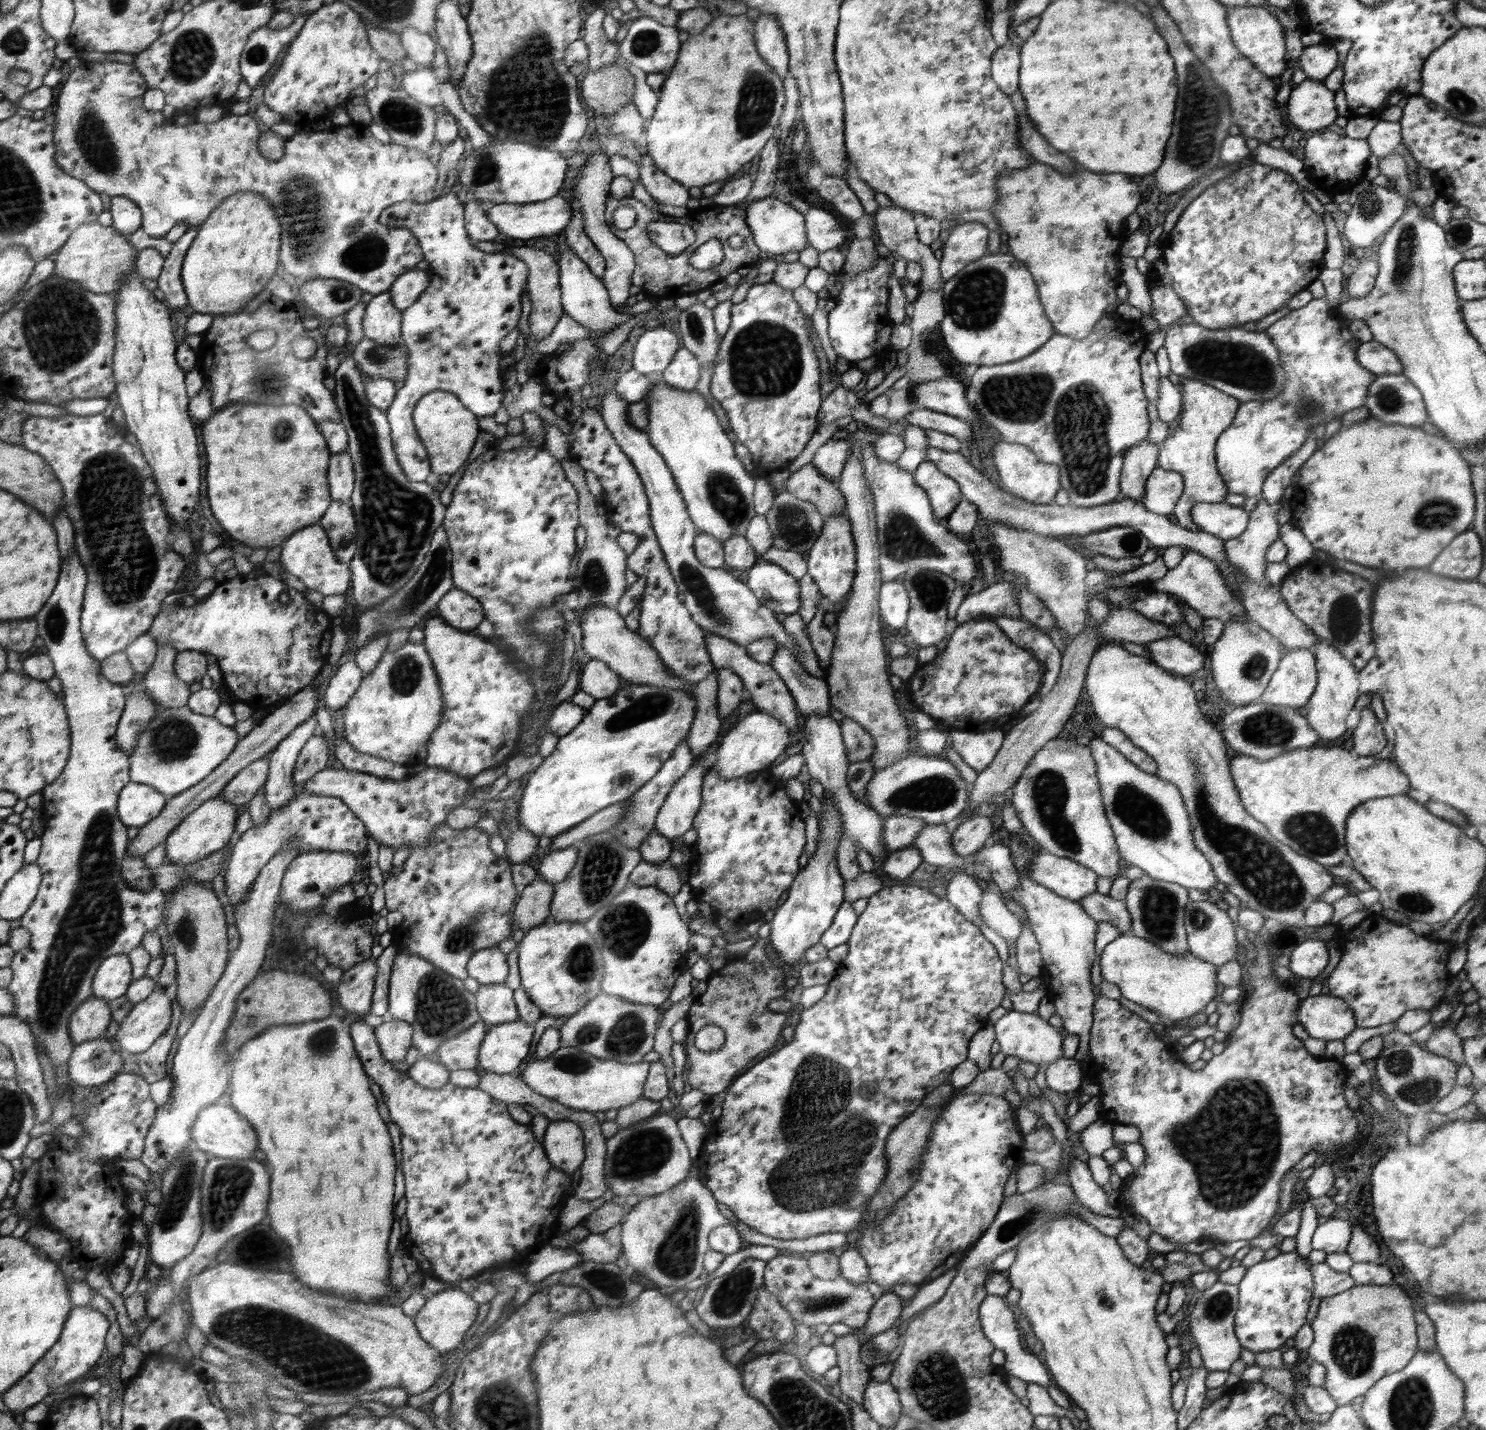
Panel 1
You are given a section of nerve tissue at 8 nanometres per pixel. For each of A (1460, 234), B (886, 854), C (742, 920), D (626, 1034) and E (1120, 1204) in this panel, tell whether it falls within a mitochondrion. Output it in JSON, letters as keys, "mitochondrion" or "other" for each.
{"A":"mitochondrion","B":"other","C":"other","D":"mitochondrion","E":"other"}

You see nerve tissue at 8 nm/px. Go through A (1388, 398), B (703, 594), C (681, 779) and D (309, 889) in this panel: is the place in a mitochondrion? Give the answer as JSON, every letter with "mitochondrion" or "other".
{"A":"mitochondrion","B":"mitochondrion","C":"other","D":"mitochondrion"}

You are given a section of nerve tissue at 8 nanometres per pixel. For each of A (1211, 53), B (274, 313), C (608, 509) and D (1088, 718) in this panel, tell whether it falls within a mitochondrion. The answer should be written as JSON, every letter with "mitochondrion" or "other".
{"A":"mitochondrion","B":"other","C":"other","D":"other"}

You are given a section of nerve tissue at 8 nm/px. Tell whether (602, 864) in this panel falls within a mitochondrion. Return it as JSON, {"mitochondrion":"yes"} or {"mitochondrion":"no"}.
{"mitochondrion":"yes"}

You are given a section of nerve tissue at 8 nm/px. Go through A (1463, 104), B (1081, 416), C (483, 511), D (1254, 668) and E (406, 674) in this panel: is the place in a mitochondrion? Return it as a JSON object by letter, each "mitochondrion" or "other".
{"A":"mitochondrion","B":"mitochondrion","C":"other","D":"mitochondrion","E":"mitochondrion"}

